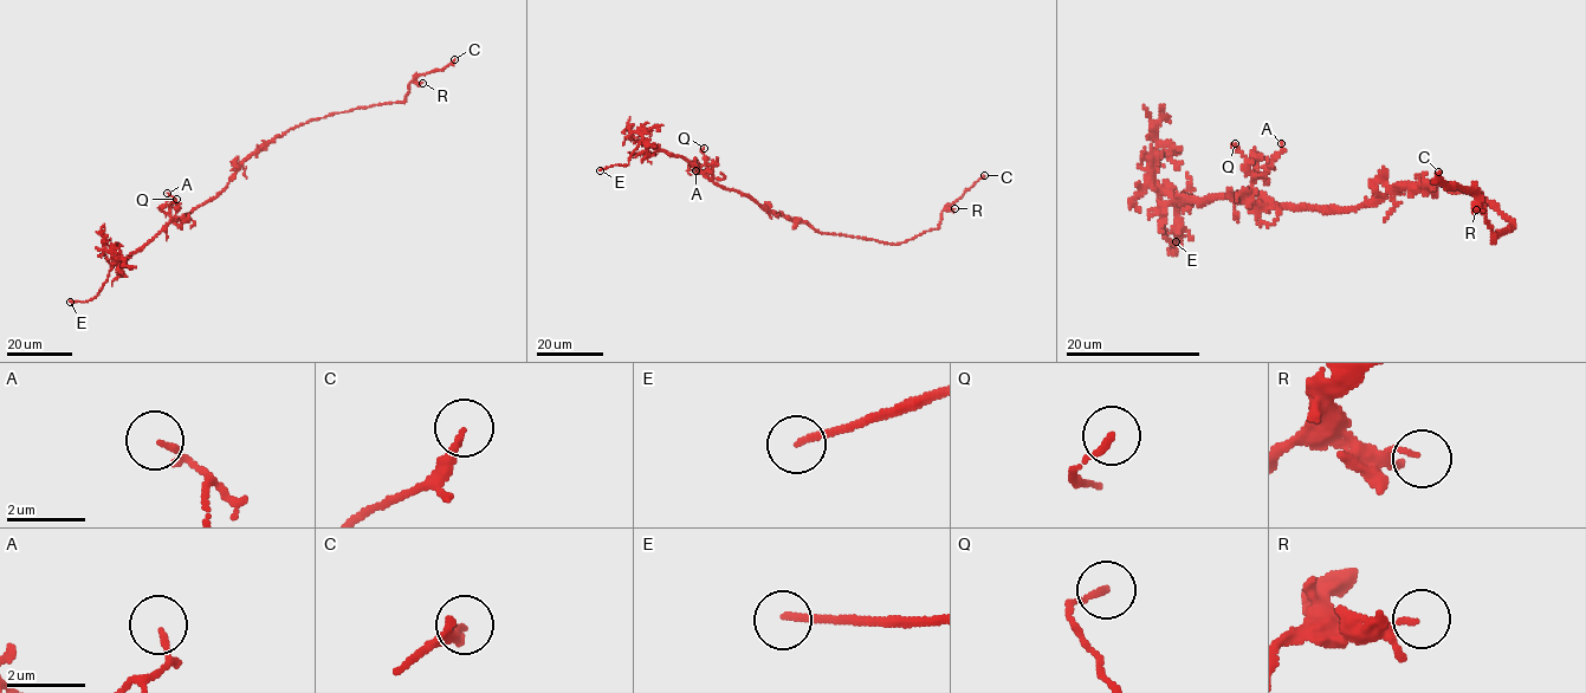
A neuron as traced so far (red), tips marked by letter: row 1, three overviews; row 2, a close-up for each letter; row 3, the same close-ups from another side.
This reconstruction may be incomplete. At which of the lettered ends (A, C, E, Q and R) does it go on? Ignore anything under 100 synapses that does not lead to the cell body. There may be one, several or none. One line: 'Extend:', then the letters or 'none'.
Extend: E

